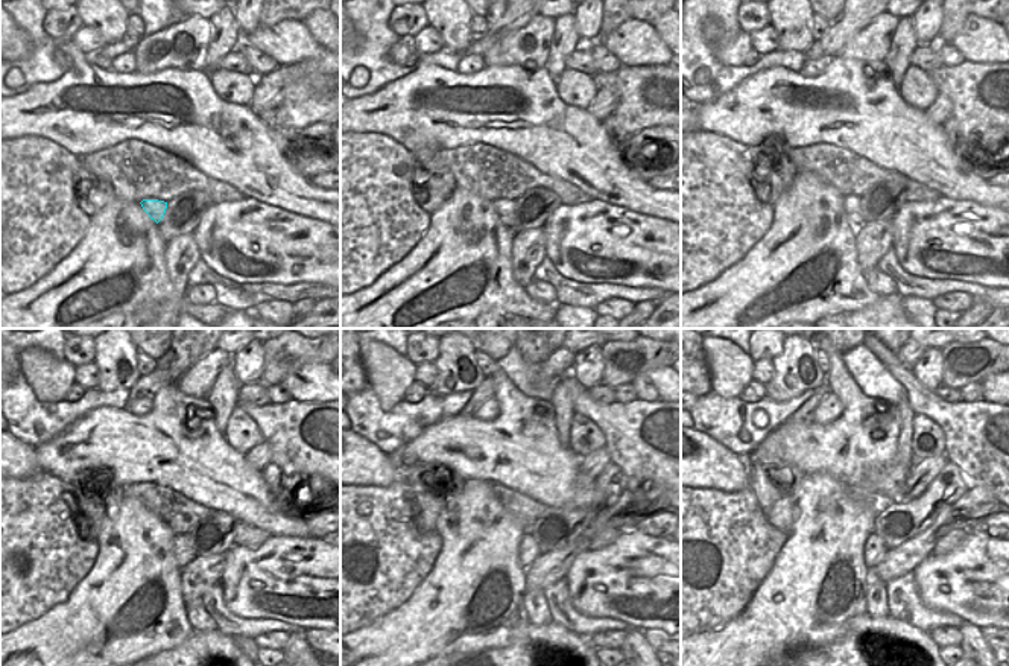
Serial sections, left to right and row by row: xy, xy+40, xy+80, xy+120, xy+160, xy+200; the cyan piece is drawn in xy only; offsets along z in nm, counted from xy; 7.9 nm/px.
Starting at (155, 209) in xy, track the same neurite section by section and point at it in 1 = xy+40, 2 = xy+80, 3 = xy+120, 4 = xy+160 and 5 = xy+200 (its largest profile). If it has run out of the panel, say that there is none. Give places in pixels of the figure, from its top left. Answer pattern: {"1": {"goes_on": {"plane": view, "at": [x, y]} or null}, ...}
{"1": {"goes_on": {"plane": "xy+40", "at": [505, 207]}}, "2": {"goes_on": {"plane": "xy+80", "at": [851, 204]}}, "3": {"goes_on": {"plane": "xy+120", "at": [183, 548]}}, "4": {"goes_on": {"plane": "xy+160", "at": [528, 552]}}, "5": {"goes_on": {"plane": "xy+200", "at": [874, 548]}}}

